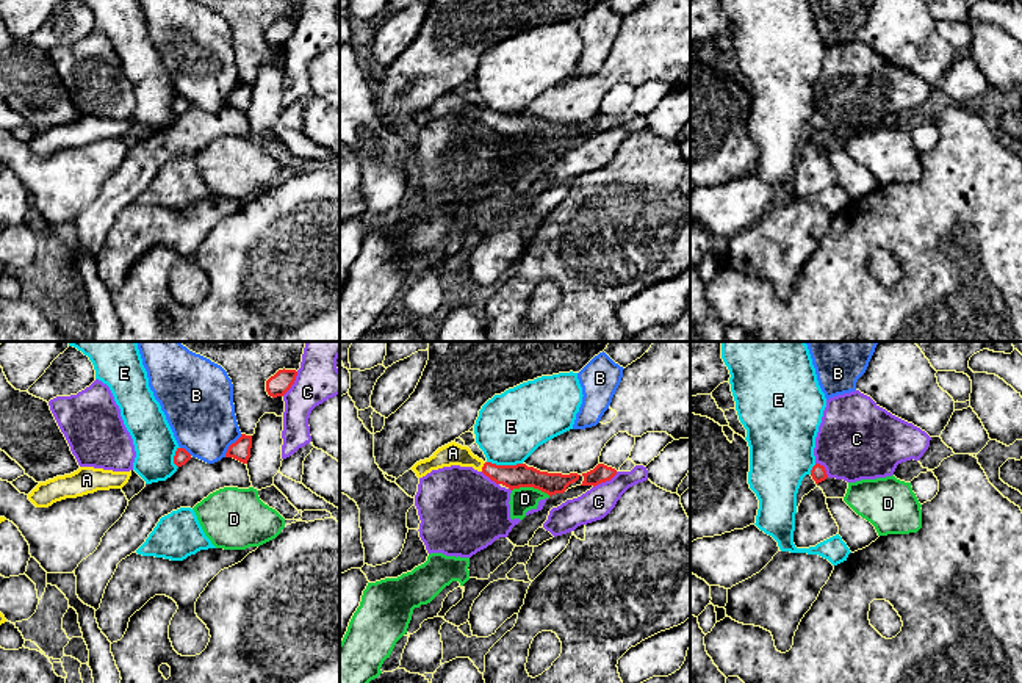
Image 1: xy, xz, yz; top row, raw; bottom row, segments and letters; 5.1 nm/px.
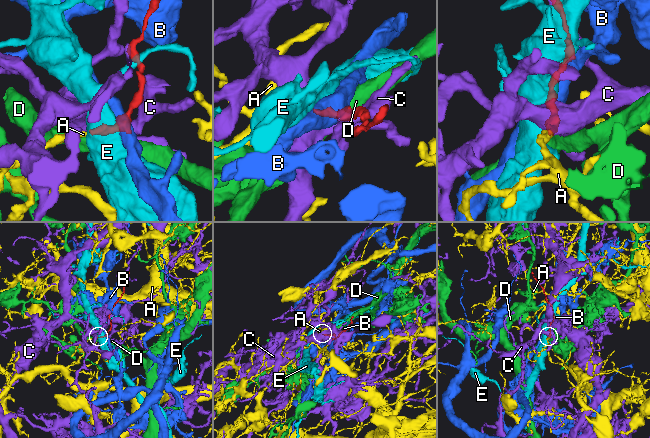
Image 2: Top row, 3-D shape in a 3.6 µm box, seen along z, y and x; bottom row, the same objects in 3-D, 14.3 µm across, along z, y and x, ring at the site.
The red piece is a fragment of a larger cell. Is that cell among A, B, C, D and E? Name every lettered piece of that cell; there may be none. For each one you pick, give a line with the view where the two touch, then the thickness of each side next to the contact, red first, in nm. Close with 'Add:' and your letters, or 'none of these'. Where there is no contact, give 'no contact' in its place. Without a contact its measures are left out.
A: xz | 130/120 nm
Add: A

